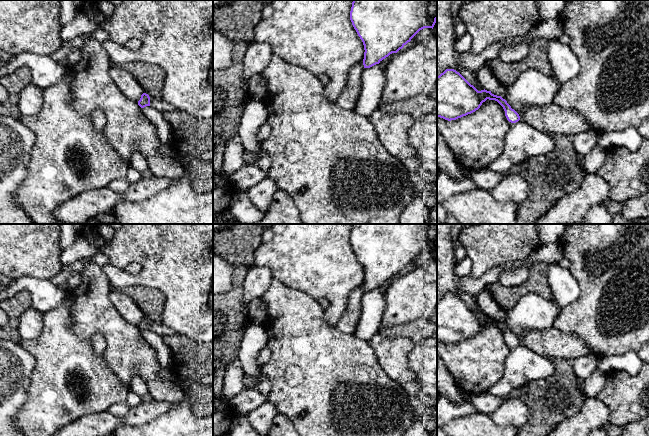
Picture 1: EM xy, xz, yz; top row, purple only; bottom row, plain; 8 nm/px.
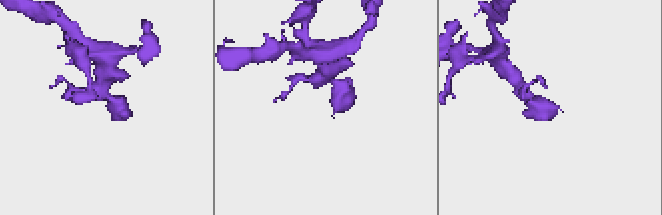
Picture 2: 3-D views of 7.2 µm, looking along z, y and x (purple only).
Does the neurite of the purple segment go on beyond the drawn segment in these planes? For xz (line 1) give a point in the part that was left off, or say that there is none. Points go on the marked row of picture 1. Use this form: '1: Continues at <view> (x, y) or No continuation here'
1: No continuation here

